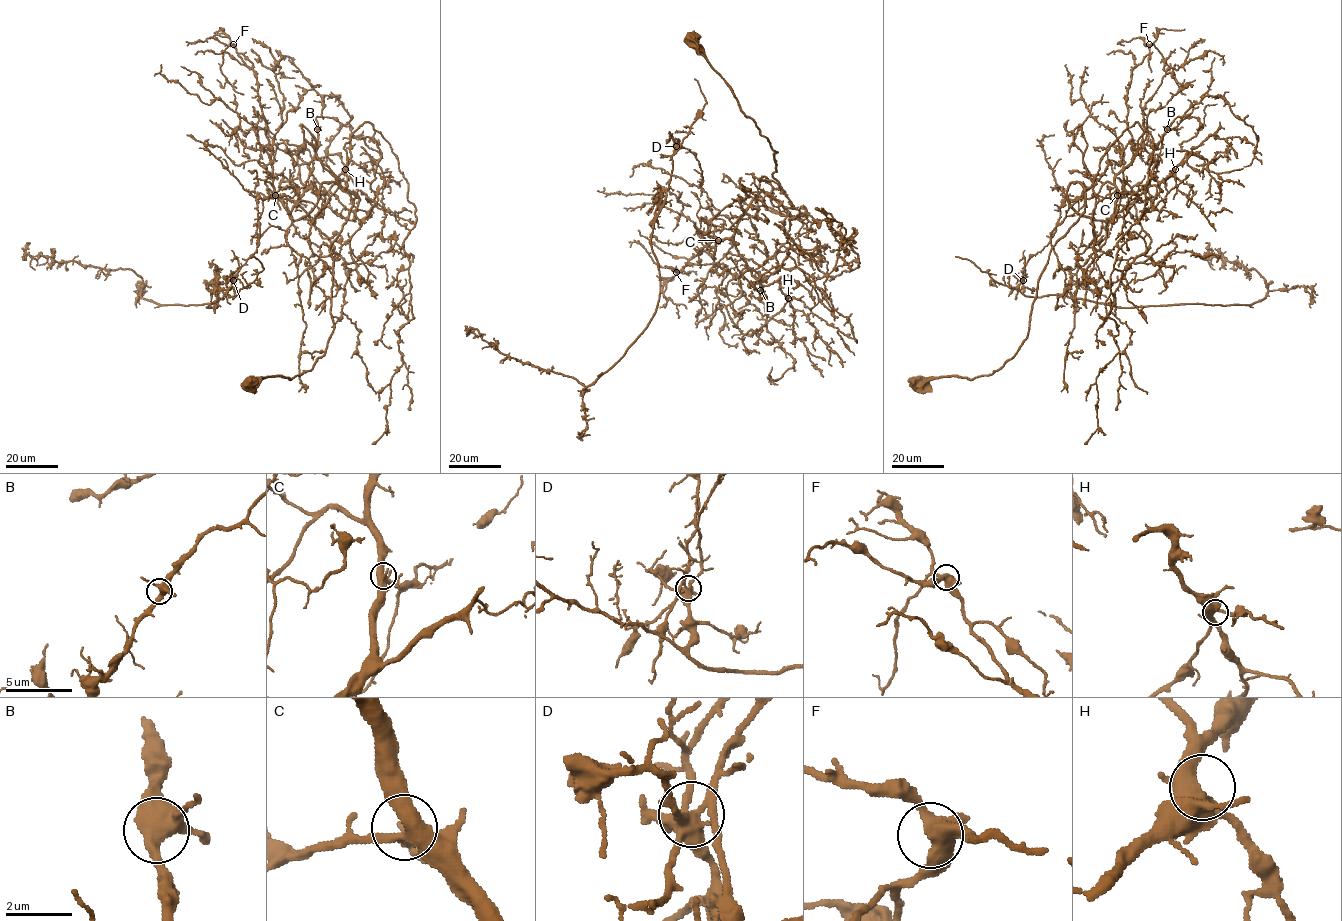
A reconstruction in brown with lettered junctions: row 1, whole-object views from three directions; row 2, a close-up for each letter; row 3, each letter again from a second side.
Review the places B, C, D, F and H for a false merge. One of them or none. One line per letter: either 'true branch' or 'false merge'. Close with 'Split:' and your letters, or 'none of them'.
B: true branch
C: true branch
D: false merge
F: true branch
H: true branch
Split: D

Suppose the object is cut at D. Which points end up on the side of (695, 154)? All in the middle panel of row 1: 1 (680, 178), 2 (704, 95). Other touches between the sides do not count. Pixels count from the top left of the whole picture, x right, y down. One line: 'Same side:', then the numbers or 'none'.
Same side: 1

